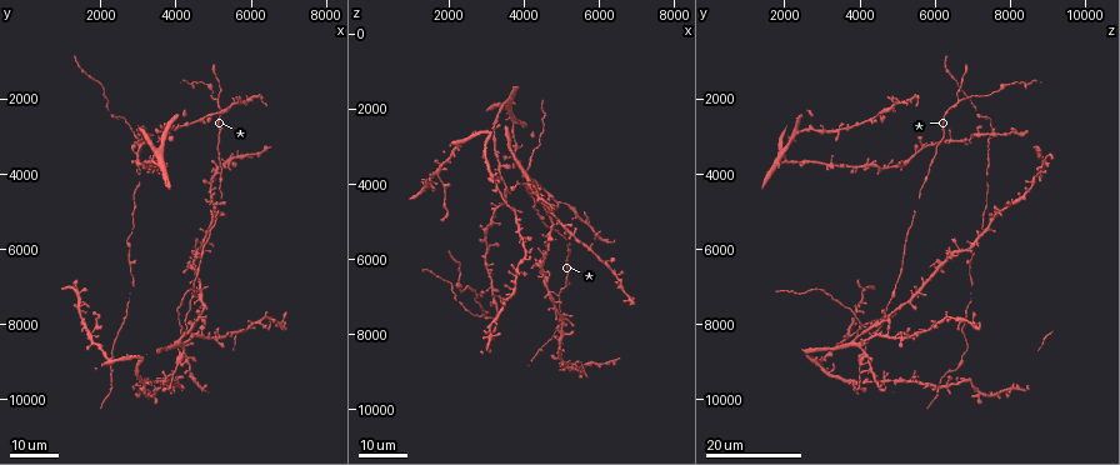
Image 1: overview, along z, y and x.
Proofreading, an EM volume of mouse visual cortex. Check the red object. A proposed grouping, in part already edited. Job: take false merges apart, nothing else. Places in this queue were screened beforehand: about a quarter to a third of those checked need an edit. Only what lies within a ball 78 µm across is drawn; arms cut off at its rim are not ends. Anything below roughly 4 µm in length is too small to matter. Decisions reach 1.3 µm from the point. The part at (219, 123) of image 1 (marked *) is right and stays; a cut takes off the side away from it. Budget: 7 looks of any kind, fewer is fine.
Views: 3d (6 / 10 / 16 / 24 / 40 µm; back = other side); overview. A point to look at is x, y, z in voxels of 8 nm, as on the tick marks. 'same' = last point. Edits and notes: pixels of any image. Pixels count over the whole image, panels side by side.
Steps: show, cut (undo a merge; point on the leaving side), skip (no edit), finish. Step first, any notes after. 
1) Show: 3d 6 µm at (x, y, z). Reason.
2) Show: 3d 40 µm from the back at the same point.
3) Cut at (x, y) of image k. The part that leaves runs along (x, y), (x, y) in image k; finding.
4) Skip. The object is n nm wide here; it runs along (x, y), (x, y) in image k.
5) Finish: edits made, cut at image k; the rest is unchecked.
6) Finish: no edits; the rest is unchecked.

Show: 3d 24 µm at (3850, 9700, 6200).

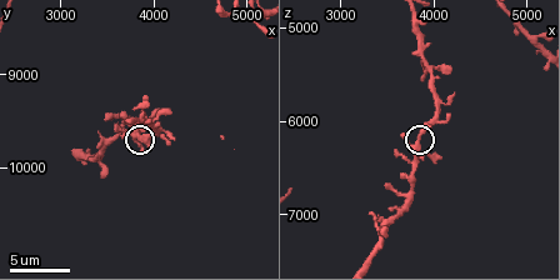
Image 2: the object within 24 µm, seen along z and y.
Show: 3d 10 µm at (3850, 9650, 6200).

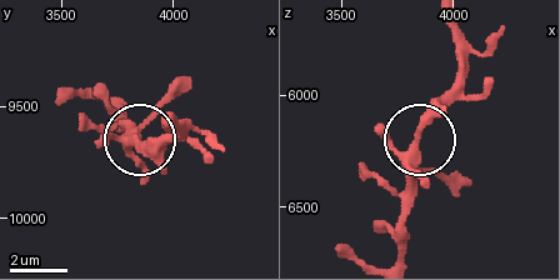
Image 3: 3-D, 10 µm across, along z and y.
Skip. 3 arms meet here; all the same neuron.

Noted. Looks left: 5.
Show: 3d 16 µm at (2200, 9200, 6550). Sudden change in width.

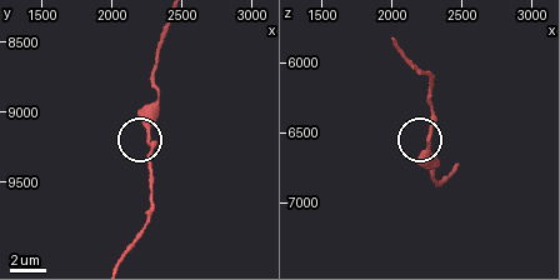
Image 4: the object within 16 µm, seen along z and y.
Show: 3d 10 µm at (2280, 9180, 6560).

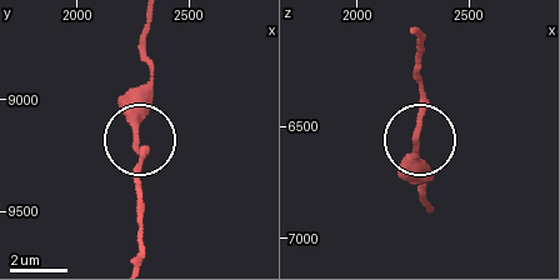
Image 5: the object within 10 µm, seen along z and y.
Skip. Continuous, no second neuron.

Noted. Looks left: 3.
Show: 3d 24 µm at (4000, 9100, 4050). Side arm on a straight run.

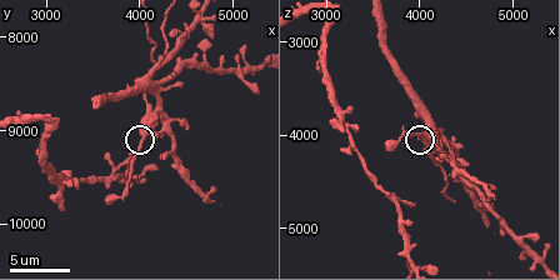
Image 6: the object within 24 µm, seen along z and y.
Show: 3d 6 µm at (4100, 9050, 4000). Closer look.

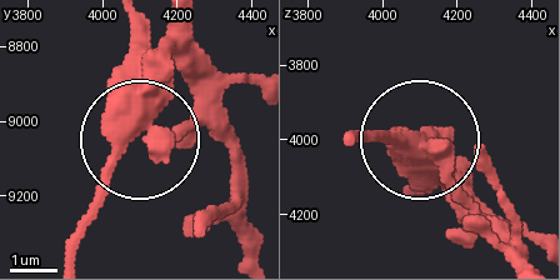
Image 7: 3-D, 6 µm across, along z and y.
Skip. 3 arms meet here; all the same neuron.

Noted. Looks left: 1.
Finish: no edits; the rest is unchecked.

